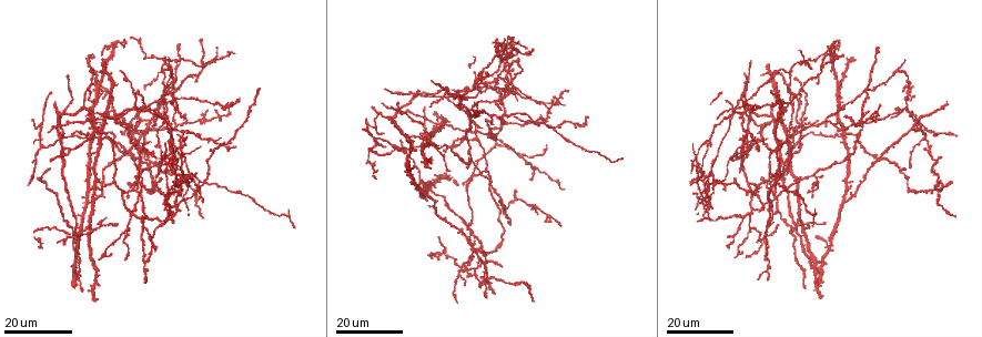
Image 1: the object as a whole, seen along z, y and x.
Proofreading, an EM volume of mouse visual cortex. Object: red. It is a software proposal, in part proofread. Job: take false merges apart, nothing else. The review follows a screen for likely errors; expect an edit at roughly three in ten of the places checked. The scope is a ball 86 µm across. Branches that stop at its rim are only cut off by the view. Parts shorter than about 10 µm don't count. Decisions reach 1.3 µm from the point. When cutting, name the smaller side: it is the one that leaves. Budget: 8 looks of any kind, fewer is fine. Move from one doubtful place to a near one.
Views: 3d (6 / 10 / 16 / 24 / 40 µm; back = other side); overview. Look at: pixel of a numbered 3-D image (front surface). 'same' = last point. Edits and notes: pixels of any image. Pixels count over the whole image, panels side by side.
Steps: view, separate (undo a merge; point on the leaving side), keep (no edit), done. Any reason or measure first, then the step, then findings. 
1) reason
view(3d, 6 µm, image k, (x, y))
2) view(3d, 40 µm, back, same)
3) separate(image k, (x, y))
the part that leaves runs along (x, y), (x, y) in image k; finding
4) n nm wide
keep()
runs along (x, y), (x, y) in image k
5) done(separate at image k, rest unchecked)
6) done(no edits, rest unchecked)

four or more arms meet
view(3d, 24 µm, image 1, (826, 123))

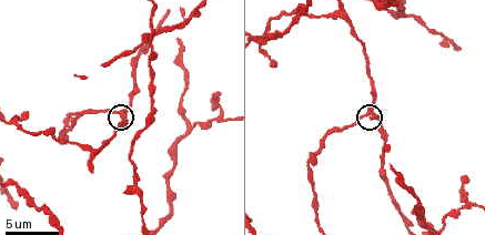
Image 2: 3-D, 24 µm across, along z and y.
view(3d, 6 µm, image 2, (127, 109))

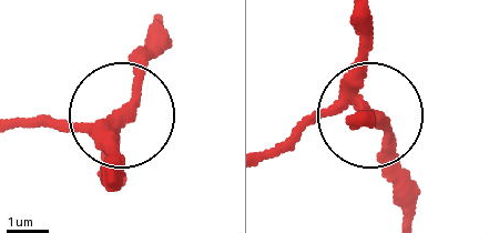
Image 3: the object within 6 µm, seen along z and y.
280 nm wide
keep()
runs along (105, 171), (158, 26) in image 3; continuous, no second neuron

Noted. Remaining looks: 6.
side arm on a straight run
view(3d, 10 µm, image 2, (141, 39))

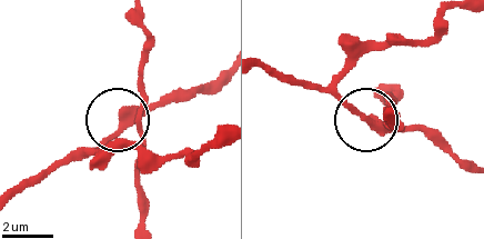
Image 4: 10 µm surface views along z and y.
side arm 32 µm
keep()
one neuron here

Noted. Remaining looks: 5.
two arms at a narrow angle
view(3d, 16 µm, image 1, (815, 174))

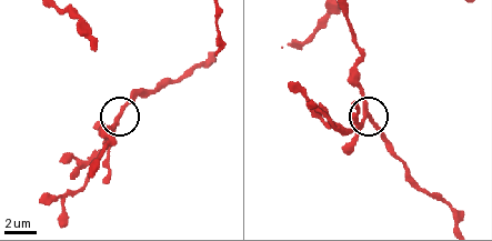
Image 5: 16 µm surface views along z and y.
view(3d, 6 µm, image 5, (118, 117))

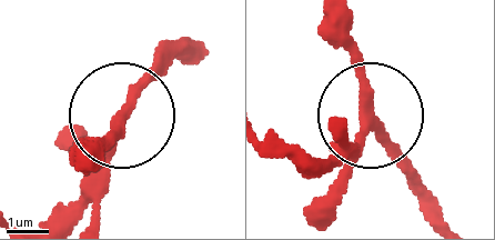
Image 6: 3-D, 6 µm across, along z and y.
260 nm wide
keep()
runs along (343, 9), (371, 119), (314, 176) in image 6; continuous, no second neuron

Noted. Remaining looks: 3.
a fork
view(3d, 24 µm, image 1, (74, 137))

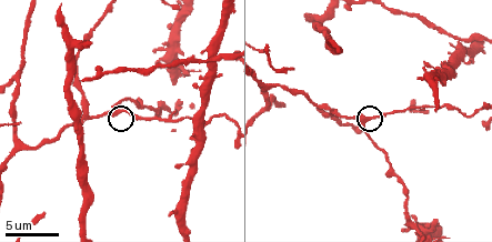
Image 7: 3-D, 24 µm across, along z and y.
view(3d, 10 µm, image 7, (368, 117))

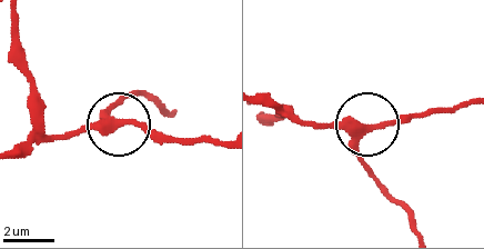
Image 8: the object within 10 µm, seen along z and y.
310 nm wide
keep()
runs along (417, 228), (362, 158), (360, 127), (305, 127) in image 8; one neuron here

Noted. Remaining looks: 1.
done(no edits, rest unchecked)

